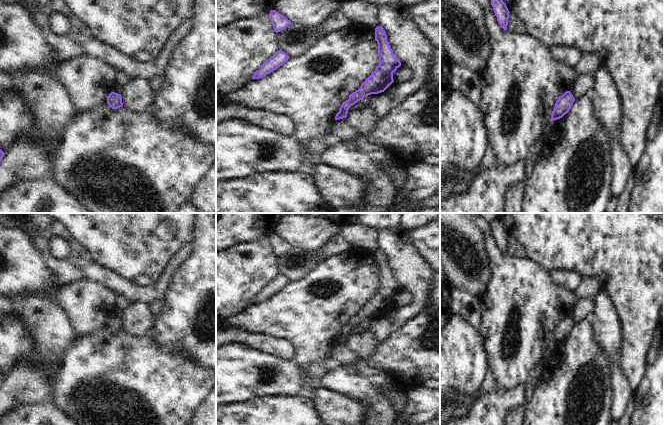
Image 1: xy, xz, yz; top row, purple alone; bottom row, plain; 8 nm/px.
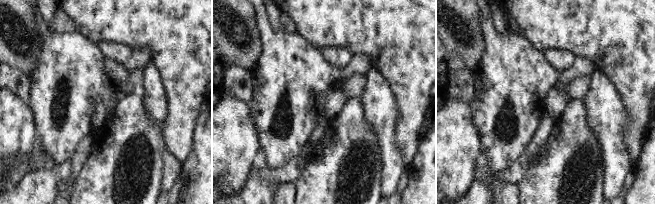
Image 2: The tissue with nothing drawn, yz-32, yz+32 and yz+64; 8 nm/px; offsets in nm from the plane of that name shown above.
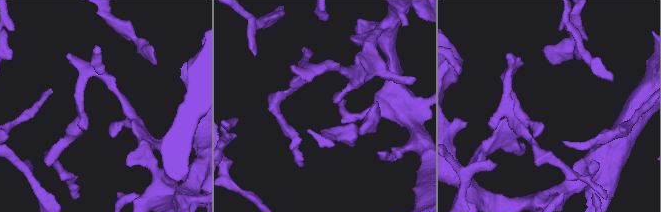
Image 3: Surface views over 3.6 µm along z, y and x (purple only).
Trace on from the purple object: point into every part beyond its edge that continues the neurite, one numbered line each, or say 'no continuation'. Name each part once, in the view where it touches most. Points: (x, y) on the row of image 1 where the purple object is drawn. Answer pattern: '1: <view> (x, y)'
no continuation

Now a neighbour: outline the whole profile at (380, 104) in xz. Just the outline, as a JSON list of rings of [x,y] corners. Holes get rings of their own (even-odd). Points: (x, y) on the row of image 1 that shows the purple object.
[[[384,92],[369,95],[367,105],[378,119],[385,116],[395,106]]]

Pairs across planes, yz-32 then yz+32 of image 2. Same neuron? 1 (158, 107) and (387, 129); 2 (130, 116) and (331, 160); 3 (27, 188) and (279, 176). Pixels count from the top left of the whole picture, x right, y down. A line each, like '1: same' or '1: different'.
1: same
2: same
3: same

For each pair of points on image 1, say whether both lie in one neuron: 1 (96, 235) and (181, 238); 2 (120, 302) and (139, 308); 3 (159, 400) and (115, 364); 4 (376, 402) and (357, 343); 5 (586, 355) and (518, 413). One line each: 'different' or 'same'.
1: same
2: different
3: same
4: different
5: different

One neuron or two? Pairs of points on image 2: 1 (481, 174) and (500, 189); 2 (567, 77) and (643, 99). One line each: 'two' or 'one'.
1: one
2: two

